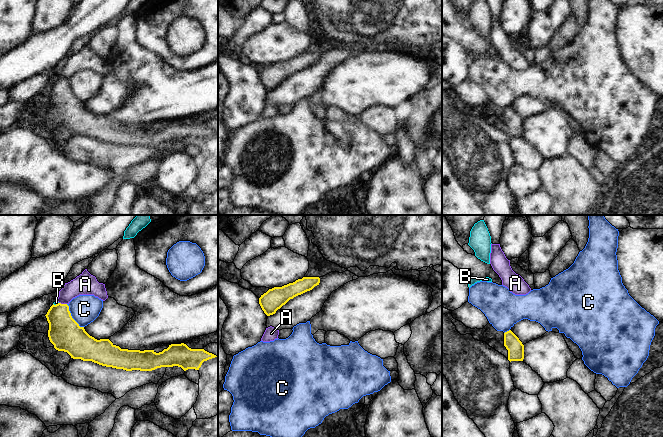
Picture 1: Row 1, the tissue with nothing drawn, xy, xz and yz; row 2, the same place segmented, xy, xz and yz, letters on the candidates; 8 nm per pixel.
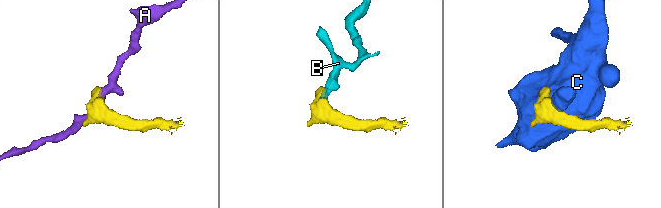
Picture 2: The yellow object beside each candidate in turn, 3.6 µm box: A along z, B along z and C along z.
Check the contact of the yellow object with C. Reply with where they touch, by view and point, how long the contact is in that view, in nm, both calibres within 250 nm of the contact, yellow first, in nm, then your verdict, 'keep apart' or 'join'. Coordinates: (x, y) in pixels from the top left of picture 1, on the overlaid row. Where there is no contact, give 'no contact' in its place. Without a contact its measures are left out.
contact xy (71, 317); length 220 nm; calibres 260 and 240 nm; keep apart

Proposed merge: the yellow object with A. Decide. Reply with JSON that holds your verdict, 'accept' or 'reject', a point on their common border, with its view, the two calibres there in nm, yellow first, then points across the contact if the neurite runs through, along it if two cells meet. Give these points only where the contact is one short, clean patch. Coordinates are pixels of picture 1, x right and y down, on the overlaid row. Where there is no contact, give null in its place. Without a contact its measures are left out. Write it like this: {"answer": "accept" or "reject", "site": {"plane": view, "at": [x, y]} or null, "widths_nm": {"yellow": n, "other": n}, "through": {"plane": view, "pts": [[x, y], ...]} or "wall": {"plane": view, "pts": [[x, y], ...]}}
{"answer": "reject", "site": {"plane": "xy", "at": [63, 304]}, "widths_nm": {"yellow": 260, "other": 180}, "wall": {"plane": "xy", "pts": [[59, 302], [66, 304]]}}

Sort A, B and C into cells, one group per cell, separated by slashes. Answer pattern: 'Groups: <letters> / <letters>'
Groups: A / B / C

